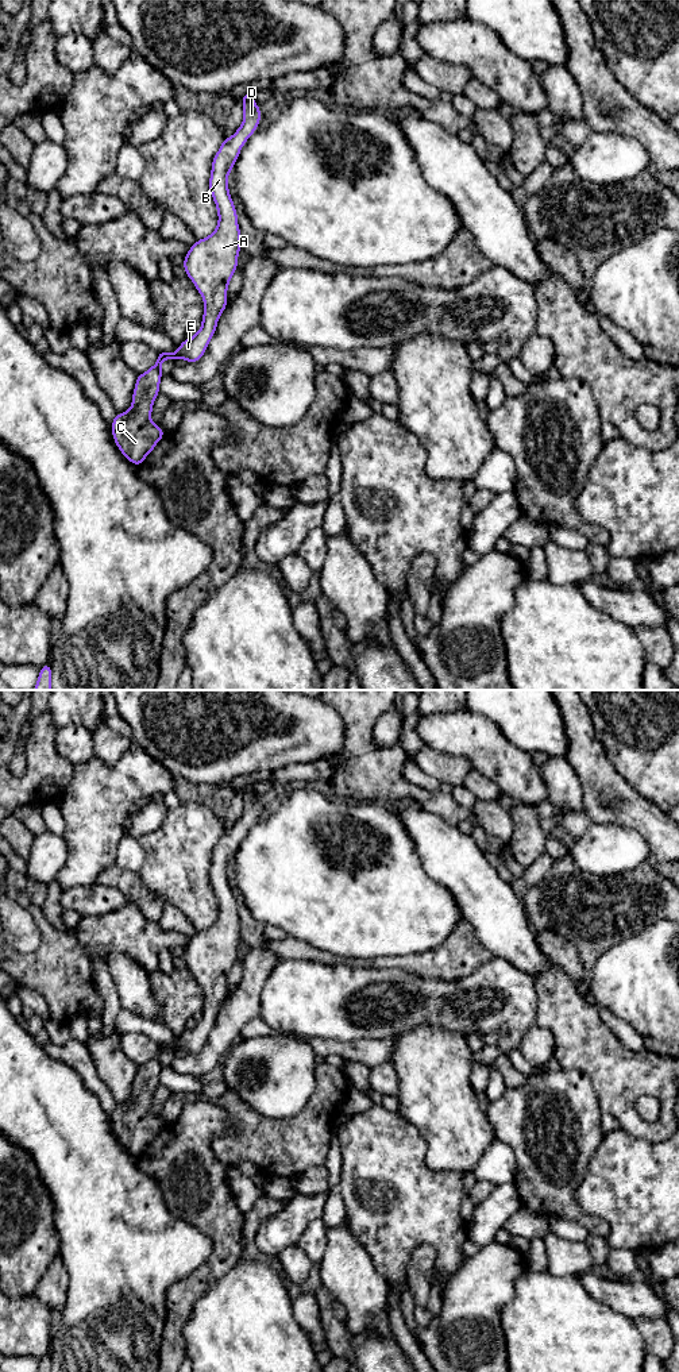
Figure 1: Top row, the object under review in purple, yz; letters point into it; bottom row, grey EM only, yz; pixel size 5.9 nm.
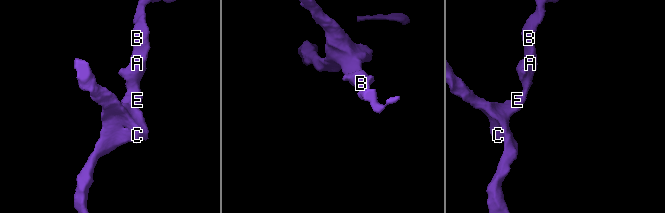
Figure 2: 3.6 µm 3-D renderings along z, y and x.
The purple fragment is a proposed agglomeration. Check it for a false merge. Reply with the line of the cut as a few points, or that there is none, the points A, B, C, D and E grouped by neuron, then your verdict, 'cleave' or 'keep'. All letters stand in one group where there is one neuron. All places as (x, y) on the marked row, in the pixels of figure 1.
no cut; A B C D E; keep

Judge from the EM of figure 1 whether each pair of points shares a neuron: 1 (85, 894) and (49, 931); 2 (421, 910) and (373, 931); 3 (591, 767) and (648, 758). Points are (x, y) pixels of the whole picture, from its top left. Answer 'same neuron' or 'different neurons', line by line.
1: different neurons
2: same neuron
3: different neurons

